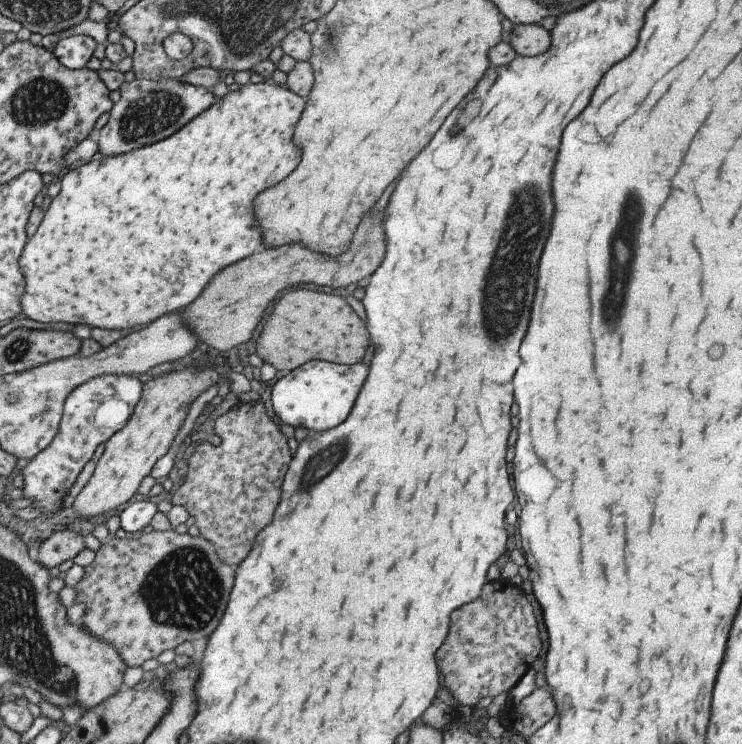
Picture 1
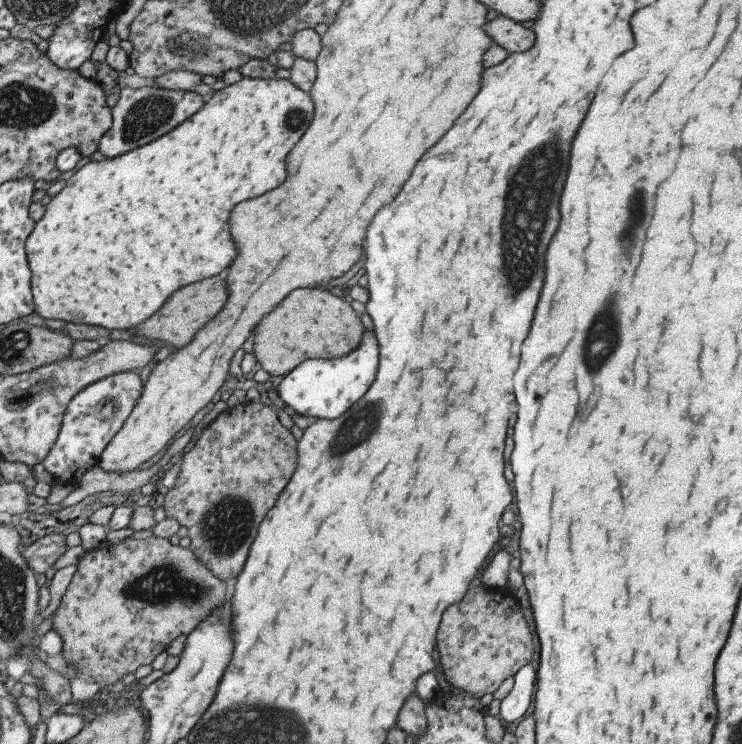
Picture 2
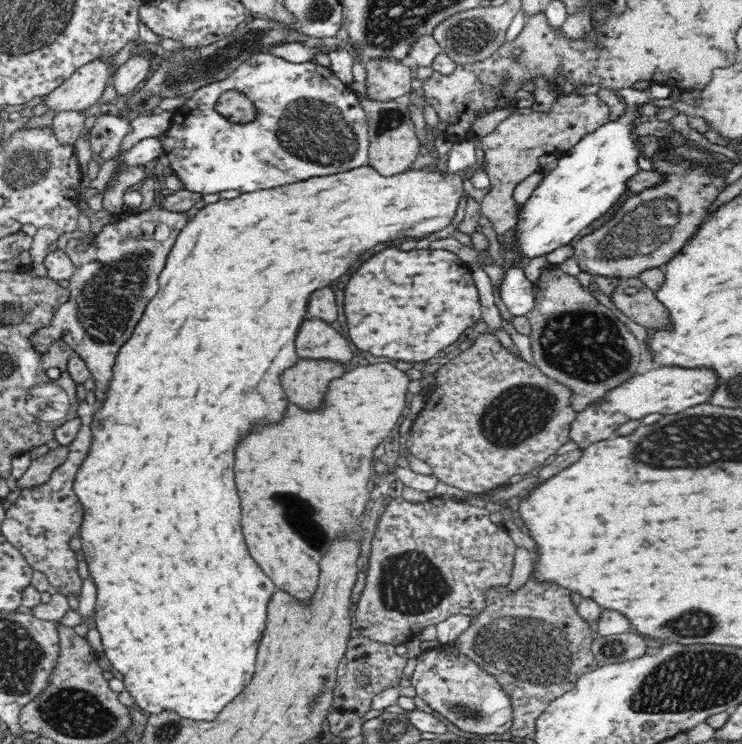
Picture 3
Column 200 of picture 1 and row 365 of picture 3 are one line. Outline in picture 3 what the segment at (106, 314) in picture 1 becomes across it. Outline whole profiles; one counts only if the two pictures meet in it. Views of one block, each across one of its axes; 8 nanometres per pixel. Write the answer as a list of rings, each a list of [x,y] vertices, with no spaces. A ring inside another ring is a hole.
[[[370,165],[361,166],[356,168],[352,172],[344,172],[336,174],[336,176],[319,176],[314,177],[312,180],[306,180],[306,182],[301,182],[298,184],[288,184],[281,186],[280,188],[272,188],[270,190],[260,190],[255,192],[242,193],[242,196],[234,199],[221,199],[219,202],[212,204],[200,205],[200,212],[192,218],[186,226],[182,228],[179,232],[177,239],[174,242],[172,251],[168,255],[165,267],[159,276],[159,286],[158,294],[150,300],[150,304],[146,306],[144,310],[144,316],[142,320],[136,324],[136,330],[134,334],[130,336],[130,340],[126,344],[122,344],[118,348],[118,356],[114,360],[112,367],[112,376],[110,376],[110,382],[106,384],[104,393],[106,393],[106,398],[99,402],[94,408],[94,415],[92,416],[92,422],[90,422],[89,427],[92,431],[92,440],[90,440],[90,450],[87,453],[86,458],[82,460],[78,472],[75,474],[73,491],[76,493],[76,497],[80,503],[82,503],[82,524],[80,524],[78,535],[82,540],[81,549],[88,562],[88,570],[90,570],[90,576],[98,588],[98,598],[96,598],[96,610],[93,610],[93,617],[95,626],[100,633],[101,644],[103,646],[102,652],[105,653],[106,658],[110,661],[110,664],[116,669],[120,674],[122,674],[122,681],[124,683],[124,689],[130,693],[130,695],[135,699],[134,707],[138,710],[146,713],[147,715],[157,715],[168,710],[176,712],[178,716],[182,718],[190,718],[190,720],[214,720],[226,704],[230,704],[252,680],[252,674],[254,674],[254,664],[256,664],[256,650],[258,650],[258,642],[262,638],[262,632],[266,628],[266,606],[268,606],[268,600],[274,592],[274,582],[258,568],[258,564],[248,558],[250,552],[246,548],[246,542],[244,542],[244,536],[242,536],[242,528],[238,526],[240,524],[240,498],[238,498],[238,492],[236,492],[236,484],[234,484],[234,448],[238,444],[238,440],[248,432],[248,428],[252,428],[252,424],[266,424],[266,422],[278,422],[282,420],[284,412],[286,412],[286,406],[288,406],[288,400],[286,400],[286,394],[282,392],[282,386],[280,386],[280,372],[290,368],[292,364],[298,362],[299,356],[296,354],[296,346],[294,346],[294,340],[296,340],[296,334],[298,334],[298,328],[306,316],[306,306],[308,306],[308,298],[310,298],[310,292],[318,290],[318,288],[324,288],[328,286],[332,280],[340,278],[342,274],[346,274],[350,270],[350,266],[362,256],[362,252],[378,246],[378,244],[384,244],[384,242],[390,242],[394,238],[420,238],[424,234],[430,234],[430,232],[438,232],[442,228],[446,228],[450,224],[450,220],[454,218],[456,210],[458,210],[458,202],[462,198],[463,182],[457,173],[446,172],[446,165],[440,166],[438,168],[438,173],[432,174],[432,172],[426,172],[426,170],[408,170],[408,172],[402,172],[398,176],[380,176],[378,171],[372,170]]]

